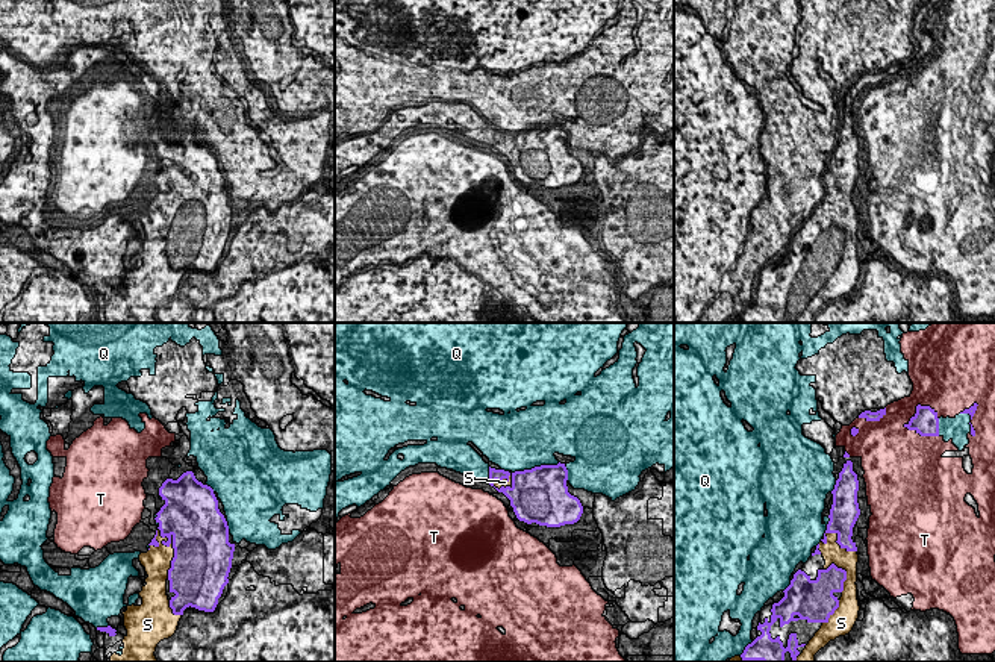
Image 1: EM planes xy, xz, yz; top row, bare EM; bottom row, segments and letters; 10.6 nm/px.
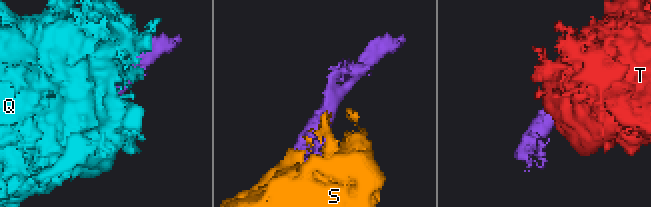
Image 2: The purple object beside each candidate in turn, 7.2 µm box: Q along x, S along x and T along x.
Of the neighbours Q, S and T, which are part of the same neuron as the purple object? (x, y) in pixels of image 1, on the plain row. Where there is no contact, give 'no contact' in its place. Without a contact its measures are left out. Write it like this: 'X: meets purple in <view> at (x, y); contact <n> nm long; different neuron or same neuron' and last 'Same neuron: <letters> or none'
Q: meets purple in xz at (535, 128); contact 500 nm long; different neuron
S: meets purple in xy at (174, 212); contact 550 nm long; same neuron
T: meets purple in yz at (910, 90); contact 420 nm long; different neuron
Same neuron: S

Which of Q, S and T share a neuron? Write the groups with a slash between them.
Q / S / T

